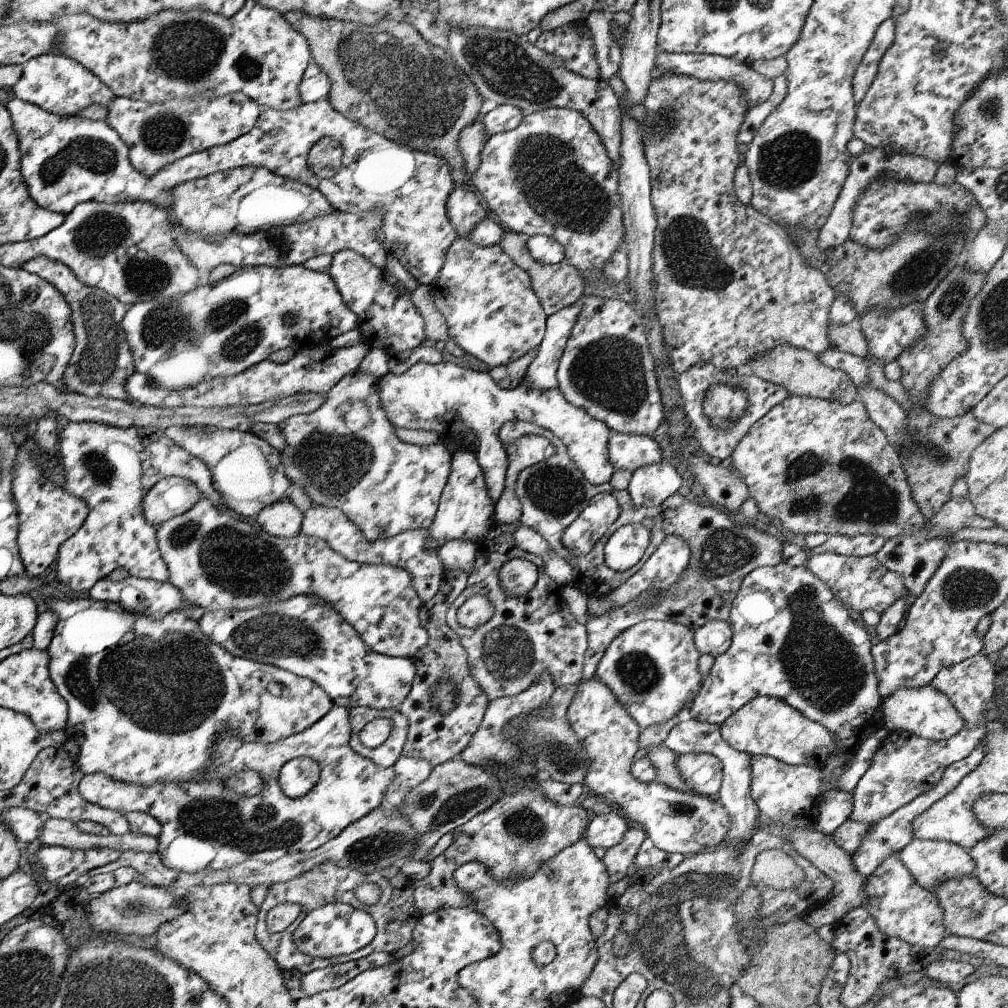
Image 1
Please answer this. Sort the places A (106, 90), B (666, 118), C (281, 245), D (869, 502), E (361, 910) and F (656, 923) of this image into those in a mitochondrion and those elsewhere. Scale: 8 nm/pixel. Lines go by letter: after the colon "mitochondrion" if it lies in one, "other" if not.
A: other
B: mitochondrion
C: mitochondrion
D: mitochondrion
E: other
F: mitochondrion

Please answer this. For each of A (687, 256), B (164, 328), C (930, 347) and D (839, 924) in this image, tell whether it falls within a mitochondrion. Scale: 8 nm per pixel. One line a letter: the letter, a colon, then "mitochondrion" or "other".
A: mitochondrion
B: mitochondrion
C: other
D: other

